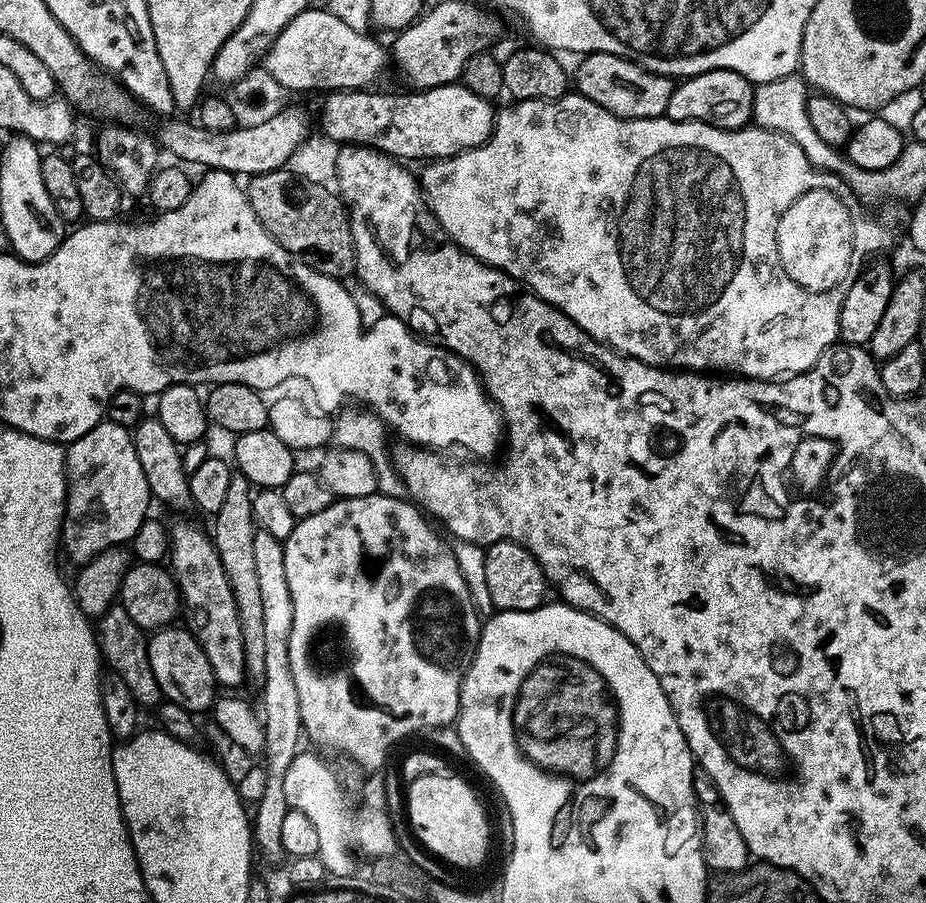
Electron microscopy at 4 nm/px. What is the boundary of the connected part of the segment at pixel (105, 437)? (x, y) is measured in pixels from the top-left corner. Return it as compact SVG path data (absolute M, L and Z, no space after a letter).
M106 418L101 420L98 426L94 426L94 430L82 434L82 438L78 438L74 443L67 445L66 455L64 457L64 471L68 474L68 496L64 499L64 527L62 529L63 555L65 552L73 560L74 565L81 566L90 563L96 555L102 554L107 548L127 545L134 538L134 534L138 534L138 526L142 526L142 522L149 515L148 500L150 501L146 474L142 474L142 465L138 462L138 454L134 450L134 442L132 441L129 429L118 426Z

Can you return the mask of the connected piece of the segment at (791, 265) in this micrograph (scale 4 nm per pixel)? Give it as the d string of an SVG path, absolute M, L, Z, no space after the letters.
M814 184L811 189L805 192L780 216L778 230L776 231L776 245L778 246L778 258L782 270L786 270L786 278L790 282L798 282L799 288L811 295L825 295L827 291L834 290L837 286L847 289L862 271L862 264L859 259L848 260L850 257L850 221L846 204L842 202L842 195L833 188L823 188Z

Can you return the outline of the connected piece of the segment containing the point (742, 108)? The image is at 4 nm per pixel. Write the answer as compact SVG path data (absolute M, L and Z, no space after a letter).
M719 68L681 79L668 99L670 120L697 120L716 128L746 128L752 118L753 85L734 70Z

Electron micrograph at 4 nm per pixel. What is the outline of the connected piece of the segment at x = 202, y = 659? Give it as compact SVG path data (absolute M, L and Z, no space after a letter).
M169 626L153 631L147 637L150 670L154 670L154 678L158 678L160 695L167 703L182 706L193 714L201 714L200 712L204 711L207 713L218 696L214 670L210 670L210 662L206 654L202 654L202 646L198 646L187 627L176 627Z

